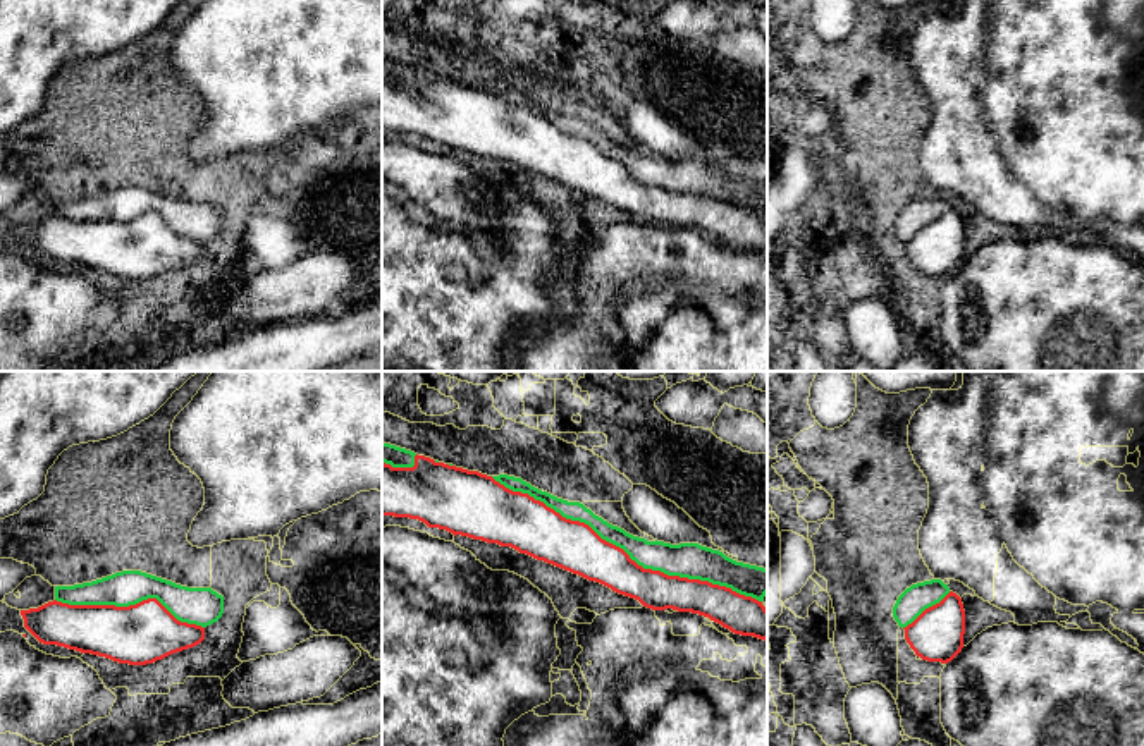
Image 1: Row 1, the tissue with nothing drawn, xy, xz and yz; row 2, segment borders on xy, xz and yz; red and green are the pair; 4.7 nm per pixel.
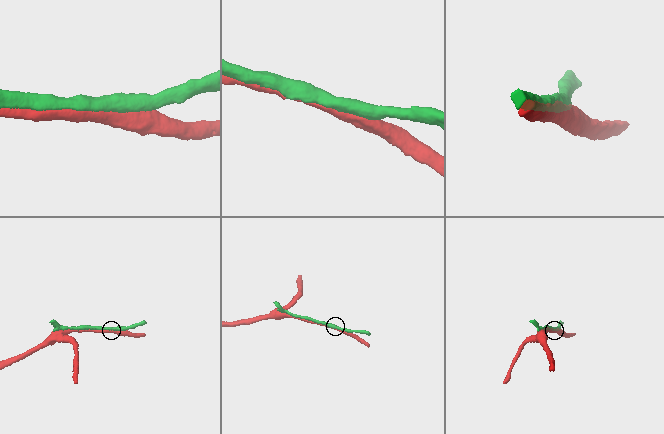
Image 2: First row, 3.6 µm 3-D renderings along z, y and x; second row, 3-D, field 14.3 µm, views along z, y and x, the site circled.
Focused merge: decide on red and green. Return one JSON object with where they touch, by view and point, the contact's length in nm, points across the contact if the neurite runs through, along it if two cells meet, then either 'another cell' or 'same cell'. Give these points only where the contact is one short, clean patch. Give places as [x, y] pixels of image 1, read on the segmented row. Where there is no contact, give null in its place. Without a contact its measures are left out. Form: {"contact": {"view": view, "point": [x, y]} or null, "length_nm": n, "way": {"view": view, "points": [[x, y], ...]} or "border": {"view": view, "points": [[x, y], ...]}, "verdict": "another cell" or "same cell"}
{"contact": {"view": "xz", "point": [627, 554]}, "length_nm": 1400, "verdict": "another cell"}

